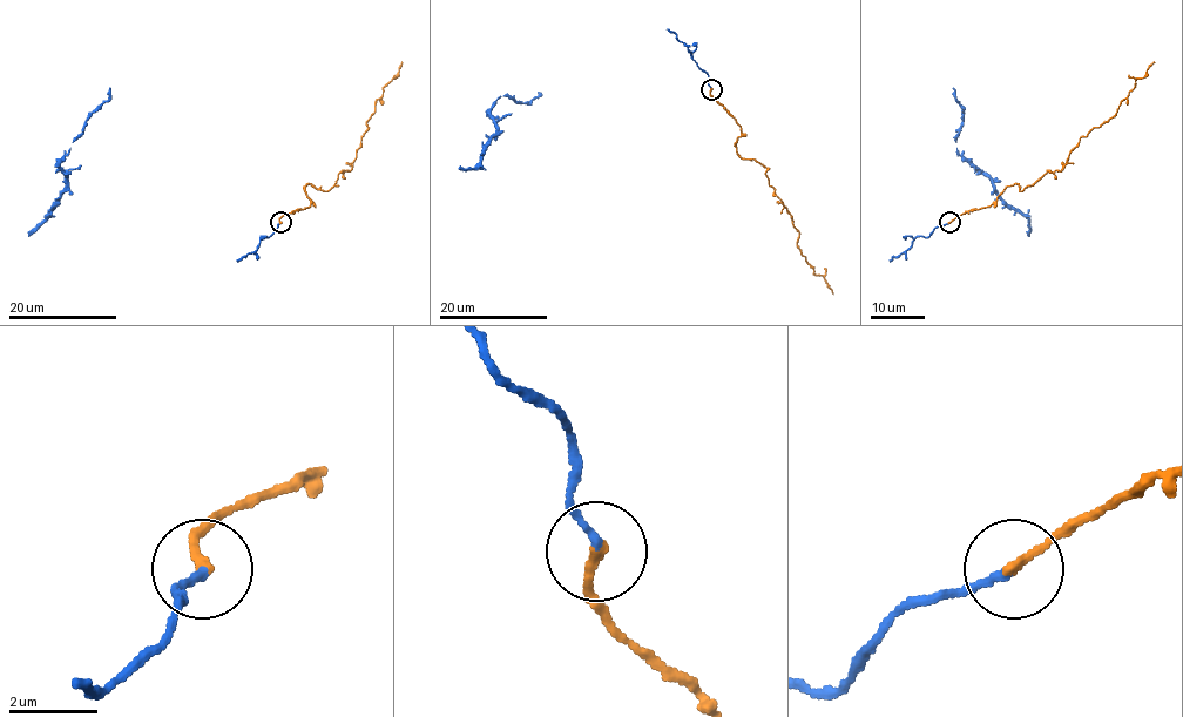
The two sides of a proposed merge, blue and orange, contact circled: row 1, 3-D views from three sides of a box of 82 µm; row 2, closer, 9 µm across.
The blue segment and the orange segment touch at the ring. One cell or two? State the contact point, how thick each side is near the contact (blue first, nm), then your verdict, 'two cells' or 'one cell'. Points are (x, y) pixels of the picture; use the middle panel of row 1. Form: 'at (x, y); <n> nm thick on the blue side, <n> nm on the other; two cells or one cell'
at (711, 89); 160 nm thick on the blue side, 220 nm on the other; one cell

